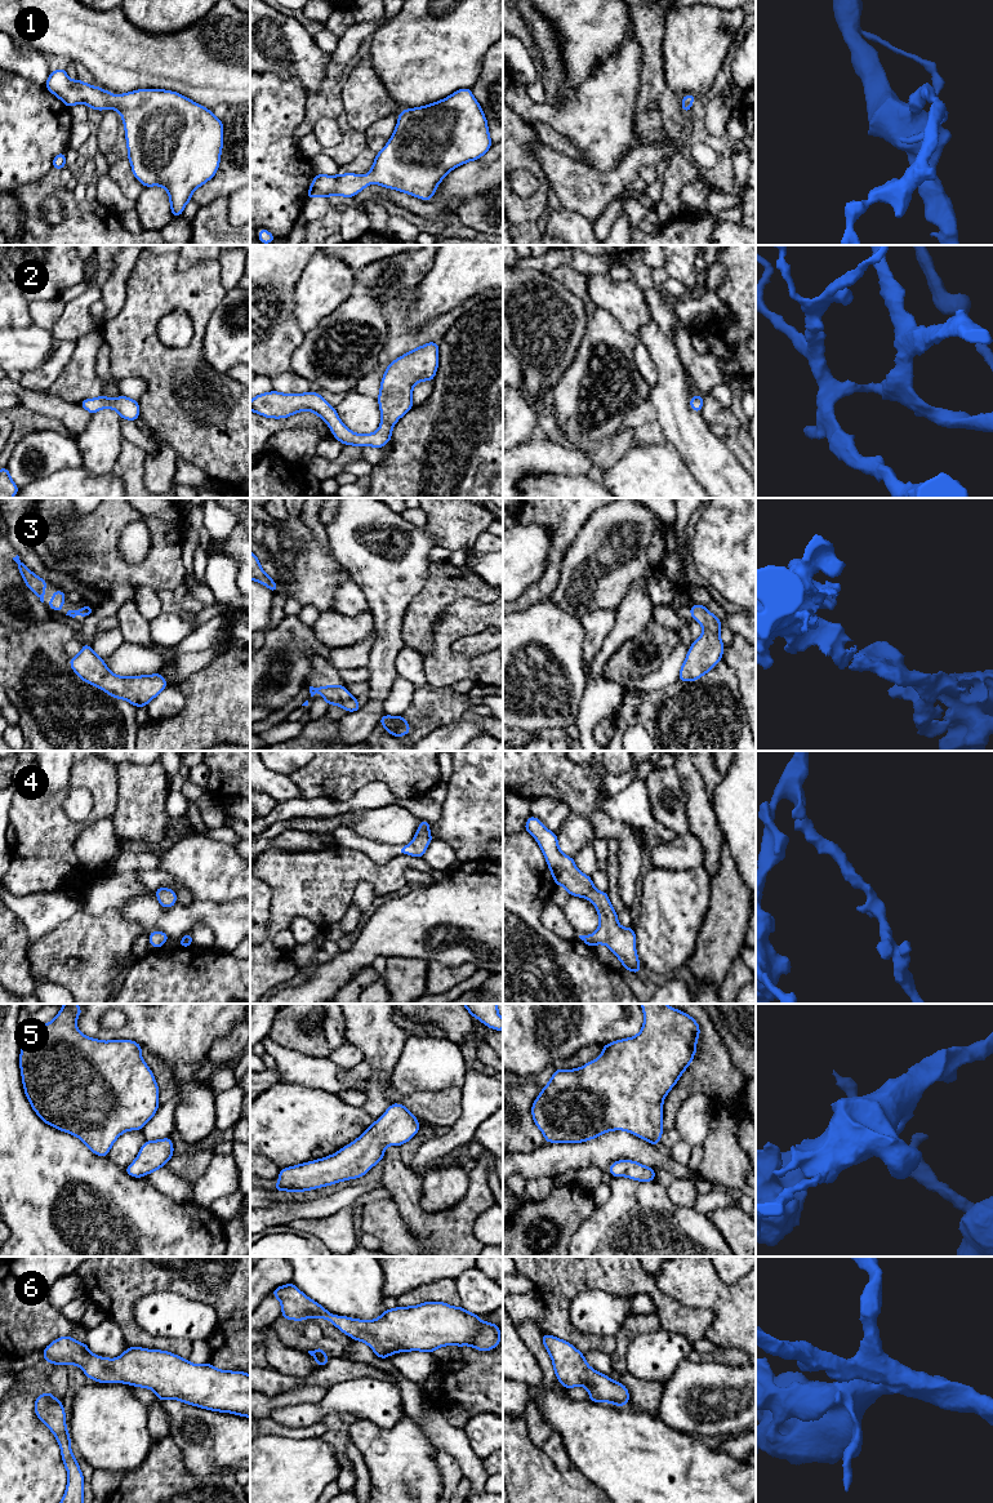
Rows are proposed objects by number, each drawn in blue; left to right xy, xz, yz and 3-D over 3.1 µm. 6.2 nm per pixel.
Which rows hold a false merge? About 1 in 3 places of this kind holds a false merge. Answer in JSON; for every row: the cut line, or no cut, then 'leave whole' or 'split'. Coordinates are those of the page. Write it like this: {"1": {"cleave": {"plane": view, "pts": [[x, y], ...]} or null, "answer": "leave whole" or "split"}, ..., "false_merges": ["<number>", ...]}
{"1": {"cleave": null, "answer": "leave whole"}, "2": {"cleave": null, "answer": "leave whole"}, "3": {"cleave": null, "answer": "leave whole"}, "4": {"cleave": null, "answer": "leave whole"}, "5": {"cleave": null, "answer": "leave whole"}, "6": {"cleave": null, "answer": "leave whole"}, "false_merges": []}

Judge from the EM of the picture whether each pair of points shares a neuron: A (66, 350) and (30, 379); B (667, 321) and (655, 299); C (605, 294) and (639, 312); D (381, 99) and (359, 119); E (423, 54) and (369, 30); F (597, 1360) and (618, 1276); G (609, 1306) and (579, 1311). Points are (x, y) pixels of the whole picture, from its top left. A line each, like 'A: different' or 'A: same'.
A: same
B: same
C: same
D: same
E: different
F: different
G: same

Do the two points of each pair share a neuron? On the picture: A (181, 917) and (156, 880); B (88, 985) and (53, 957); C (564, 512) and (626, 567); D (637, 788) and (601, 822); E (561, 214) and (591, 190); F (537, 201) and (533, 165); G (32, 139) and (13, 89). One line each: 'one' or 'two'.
A: two
B: one
C: two
D: two
E: two
F: one
G: one

